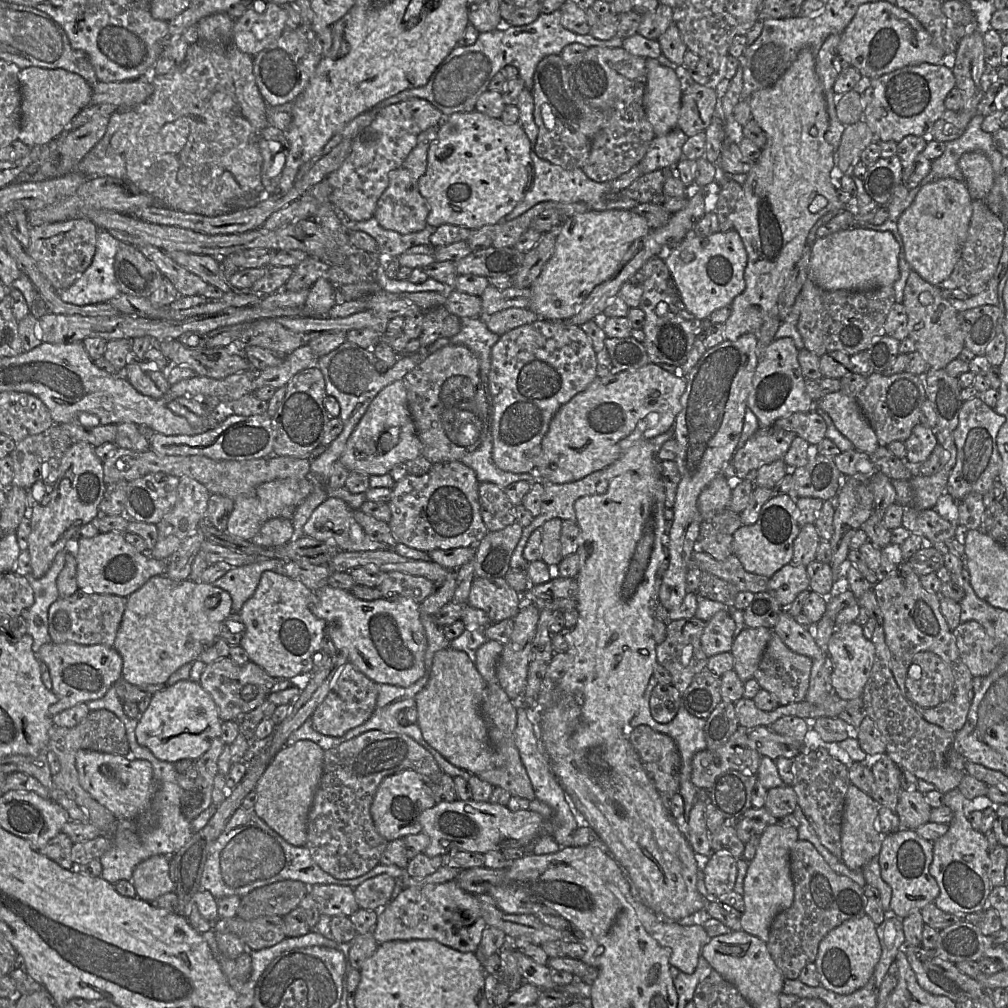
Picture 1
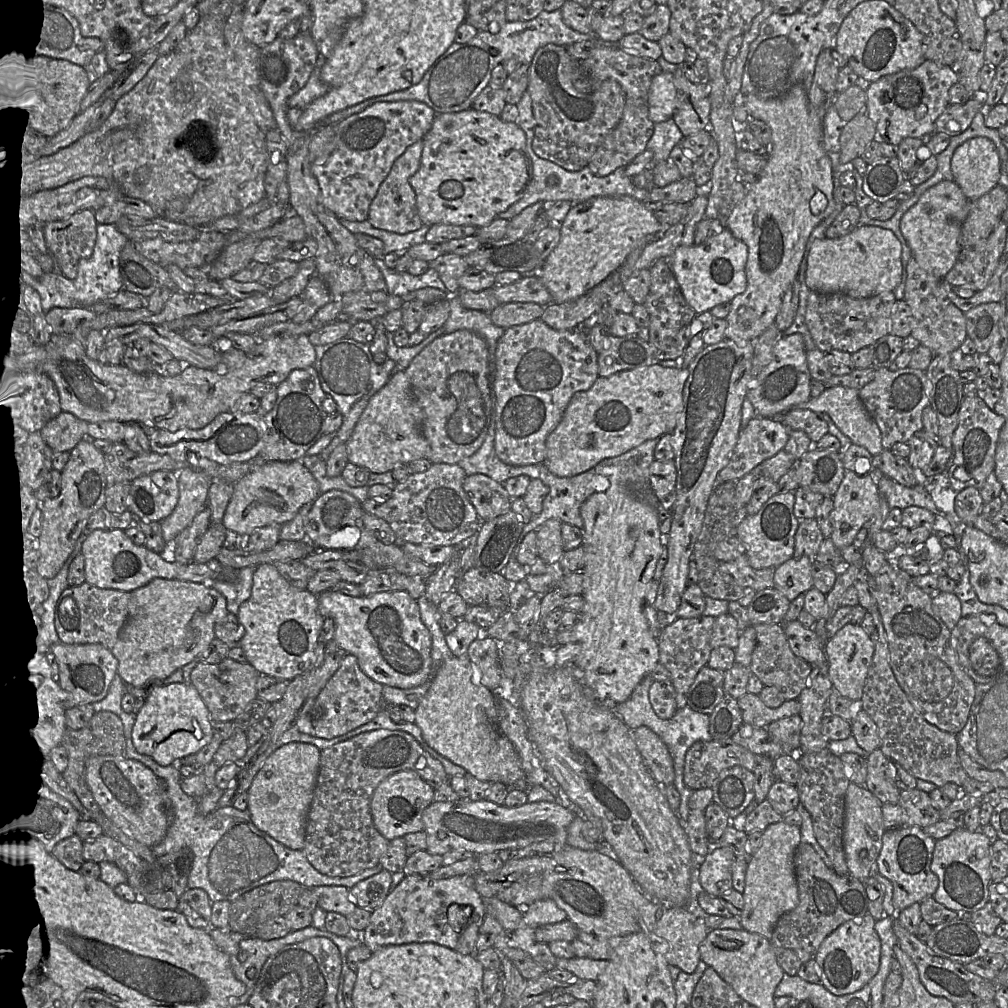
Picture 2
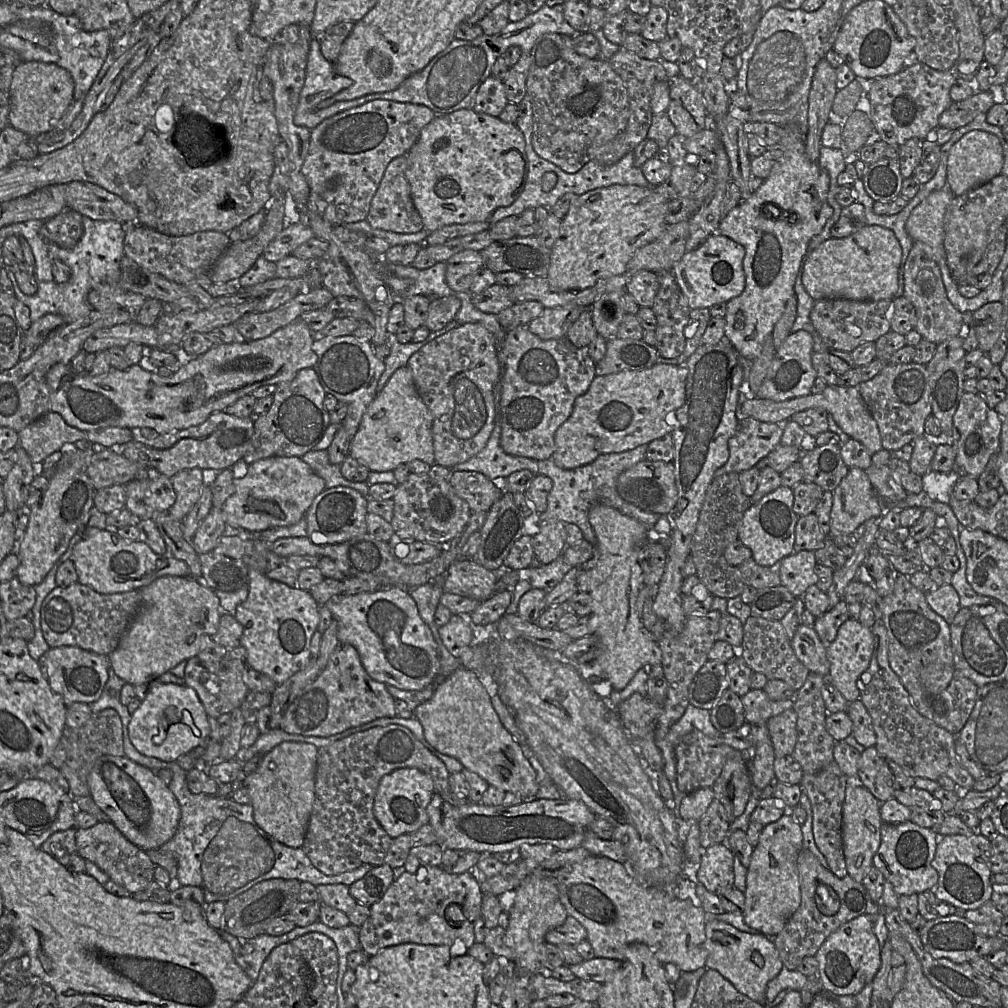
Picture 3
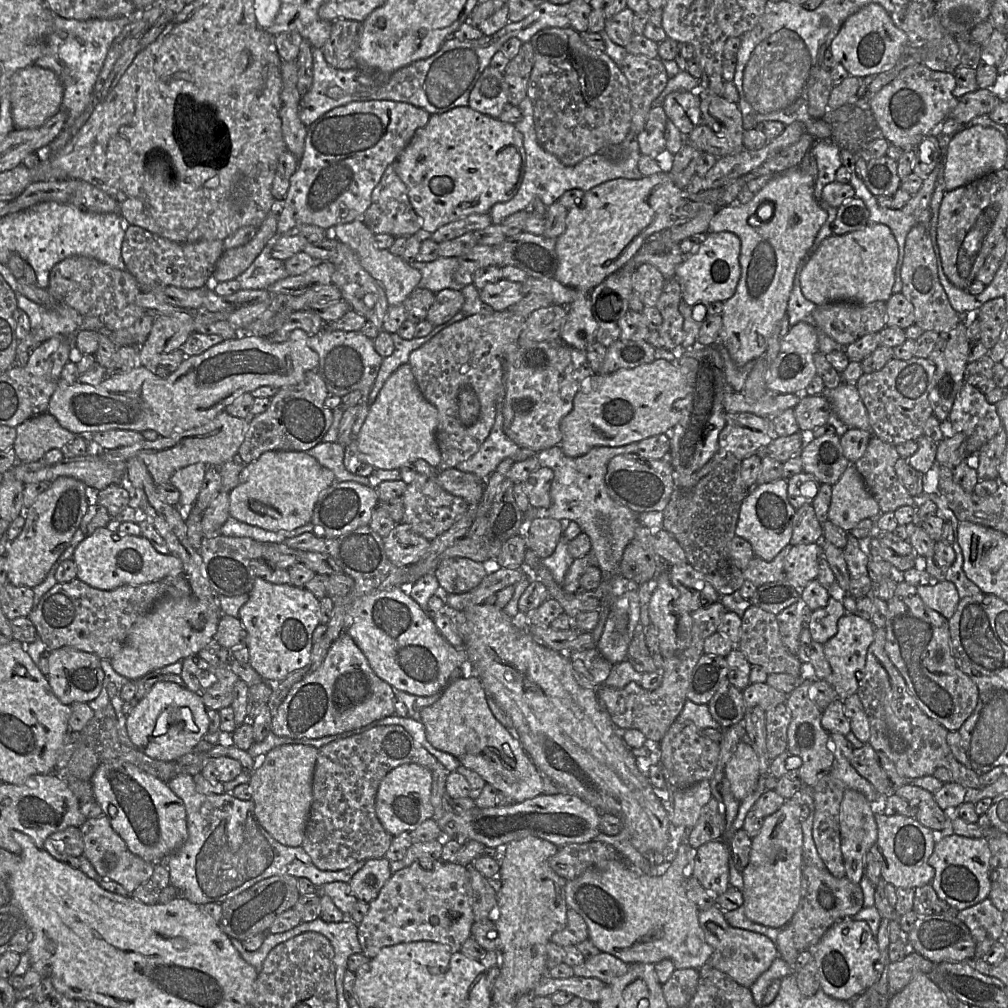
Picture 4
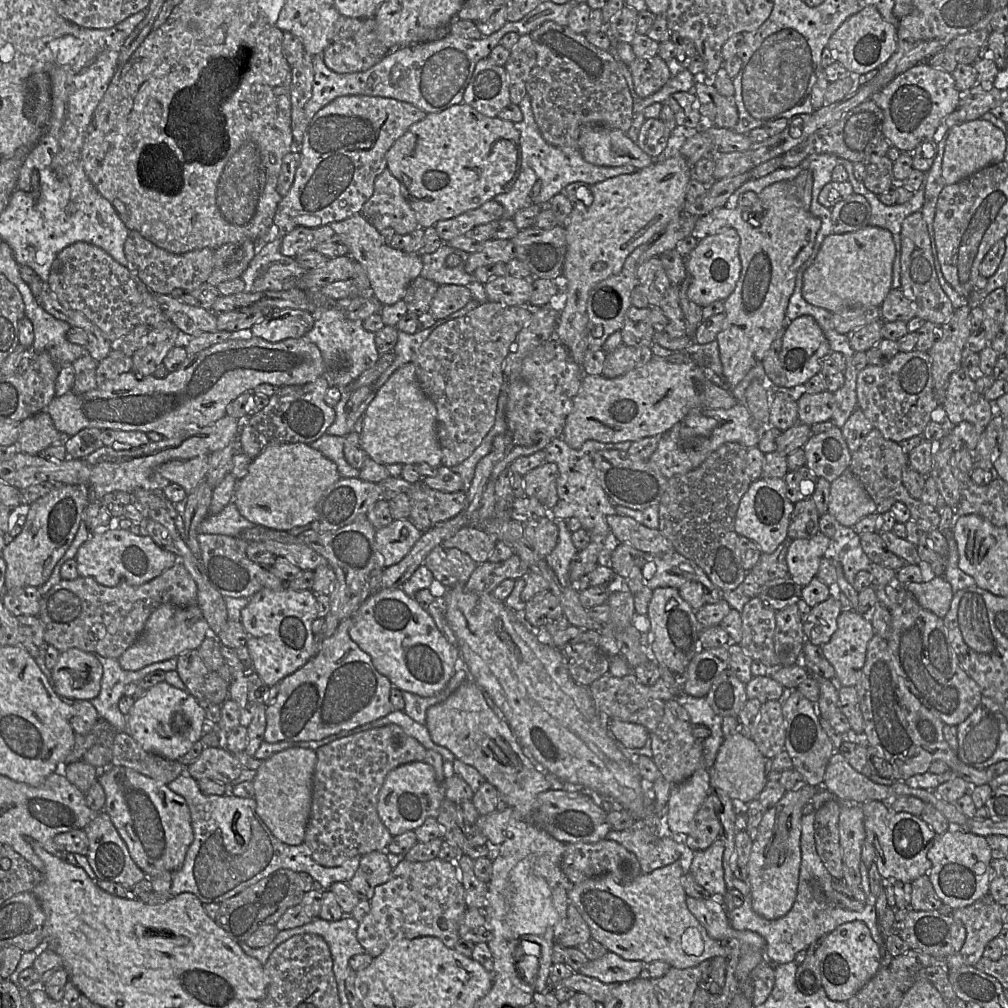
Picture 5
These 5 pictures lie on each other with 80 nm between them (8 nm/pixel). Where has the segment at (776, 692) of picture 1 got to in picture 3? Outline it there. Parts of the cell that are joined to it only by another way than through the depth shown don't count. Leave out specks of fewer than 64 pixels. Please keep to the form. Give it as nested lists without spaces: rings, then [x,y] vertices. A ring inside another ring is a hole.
[[[751,615],[743,628],[743,641],[738,651],[751,670],[764,674],[768,680],[782,680],[798,691],[811,672],[797,658],[781,622]]]

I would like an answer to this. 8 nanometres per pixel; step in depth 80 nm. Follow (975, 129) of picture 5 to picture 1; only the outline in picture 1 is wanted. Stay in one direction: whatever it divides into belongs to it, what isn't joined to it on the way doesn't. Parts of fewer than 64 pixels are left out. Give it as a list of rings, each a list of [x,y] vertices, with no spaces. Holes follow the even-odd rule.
[[[978,151],[964,153],[958,161],[972,200],[985,200],[994,184],[994,171],[989,159]]]

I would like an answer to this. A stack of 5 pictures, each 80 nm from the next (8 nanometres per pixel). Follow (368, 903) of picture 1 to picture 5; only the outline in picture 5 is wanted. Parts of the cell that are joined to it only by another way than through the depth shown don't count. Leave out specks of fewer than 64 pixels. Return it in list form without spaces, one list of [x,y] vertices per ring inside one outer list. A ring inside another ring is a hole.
[[[387,850],[373,851],[360,857],[360,864],[348,882],[350,889],[361,899],[371,900],[375,888],[387,882],[391,867]]]

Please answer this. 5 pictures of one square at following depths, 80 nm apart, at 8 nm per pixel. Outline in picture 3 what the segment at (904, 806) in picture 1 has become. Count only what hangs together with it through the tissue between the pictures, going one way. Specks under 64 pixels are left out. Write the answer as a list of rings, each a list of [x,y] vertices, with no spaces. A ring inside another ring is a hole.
[[[912,786],[896,790],[894,797],[910,809],[910,821],[920,827],[931,829],[946,816],[940,801],[927,790]]]

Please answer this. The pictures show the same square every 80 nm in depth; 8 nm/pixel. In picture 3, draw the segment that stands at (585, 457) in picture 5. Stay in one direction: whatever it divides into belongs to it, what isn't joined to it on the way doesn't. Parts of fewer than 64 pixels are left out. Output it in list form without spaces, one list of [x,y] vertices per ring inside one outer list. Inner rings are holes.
[[[642,444],[624,452],[601,454],[593,462],[574,469],[559,468],[551,458],[537,461],[538,474],[549,477],[553,482],[552,489],[547,497],[547,508],[538,515],[538,522],[556,519],[565,523],[573,523],[581,529],[584,539],[594,545],[596,537],[588,520],[588,511],[594,504],[602,503],[635,518],[648,530],[651,530],[661,515],[644,511],[626,502],[620,497],[616,489],[619,475],[638,462],[645,460],[646,450],[647,444]]]

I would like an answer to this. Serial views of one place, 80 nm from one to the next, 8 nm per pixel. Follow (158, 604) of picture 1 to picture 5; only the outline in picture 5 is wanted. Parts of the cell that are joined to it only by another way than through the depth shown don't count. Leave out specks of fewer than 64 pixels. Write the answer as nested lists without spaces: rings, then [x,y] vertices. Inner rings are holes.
[[[164,603],[151,613],[140,637],[117,660],[124,670],[137,671],[156,662],[177,658],[188,650],[198,649],[208,635],[212,635],[209,625],[197,604],[181,607]]]

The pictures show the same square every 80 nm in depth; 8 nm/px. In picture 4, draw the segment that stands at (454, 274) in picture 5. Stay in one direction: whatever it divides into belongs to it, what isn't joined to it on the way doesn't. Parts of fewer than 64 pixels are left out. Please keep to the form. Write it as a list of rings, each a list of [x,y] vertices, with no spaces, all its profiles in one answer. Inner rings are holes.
[[[439,256],[432,262],[409,262],[422,275],[417,287],[428,289],[435,294],[443,289],[462,290],[465,286],[454,279],[459,267],[459,258]]]

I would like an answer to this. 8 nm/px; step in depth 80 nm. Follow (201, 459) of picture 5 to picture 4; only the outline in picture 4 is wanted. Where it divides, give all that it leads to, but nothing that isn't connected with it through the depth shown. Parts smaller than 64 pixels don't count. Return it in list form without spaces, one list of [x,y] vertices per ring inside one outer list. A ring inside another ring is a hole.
[[[201,462],[192,464],[178,469],[170,478],[170,483],[180,492],[178,508],[184,512],[184,514],[188,514],[200,493],[206,468],[207,465]]]

